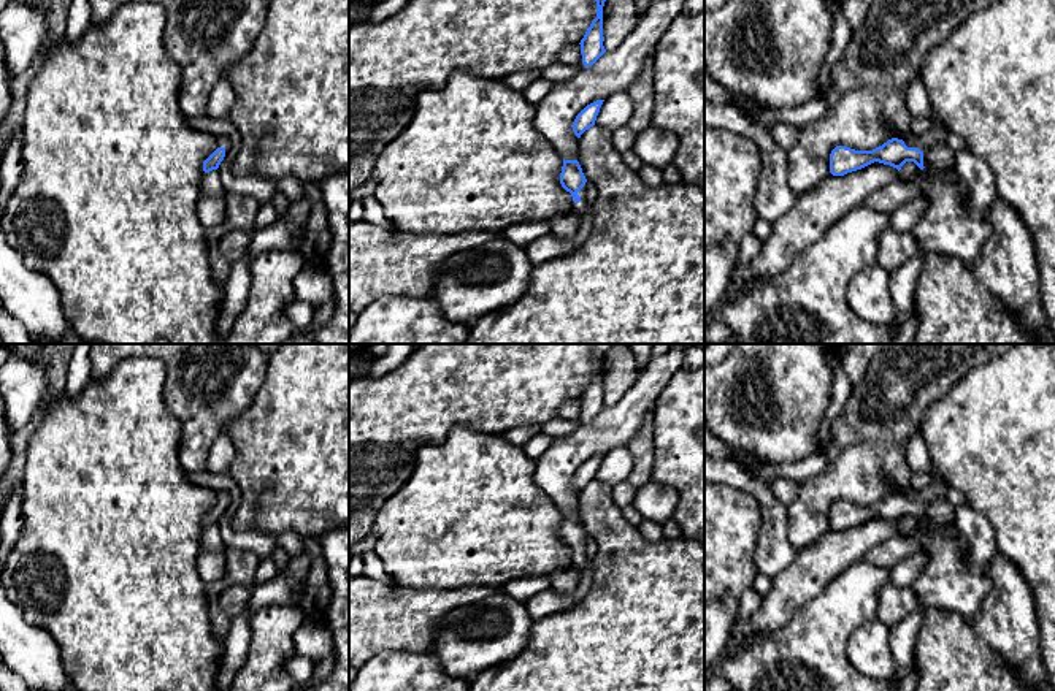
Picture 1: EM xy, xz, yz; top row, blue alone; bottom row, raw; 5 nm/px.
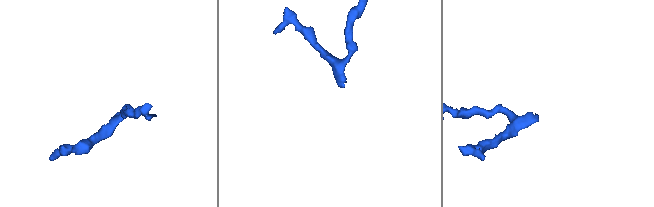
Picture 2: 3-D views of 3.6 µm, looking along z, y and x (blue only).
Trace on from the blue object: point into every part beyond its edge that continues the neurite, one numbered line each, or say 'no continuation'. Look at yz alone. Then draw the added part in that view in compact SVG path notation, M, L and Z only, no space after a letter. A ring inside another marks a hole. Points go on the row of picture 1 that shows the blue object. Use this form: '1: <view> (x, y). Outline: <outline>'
1: yz (936, 133). Outline: M934 122L931 124L930 130L922 136L909 133L906 136L895 136L895 138L903 139L907 147L920 149L923 152L923 166L925 166L926 152L931 149L933 144L944 143L947 136L949 136L947 128Z

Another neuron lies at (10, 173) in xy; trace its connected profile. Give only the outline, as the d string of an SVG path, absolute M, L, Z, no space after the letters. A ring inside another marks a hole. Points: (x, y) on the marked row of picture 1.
M24 133L14 136L11 144L5 151L5 154L11 155L13 158L10 162L5 162L0 170L0 219L24 171L22 143Z

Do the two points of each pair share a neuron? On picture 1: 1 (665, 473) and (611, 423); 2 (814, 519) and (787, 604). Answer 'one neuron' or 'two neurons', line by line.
1: two neurons
2: two neurons

